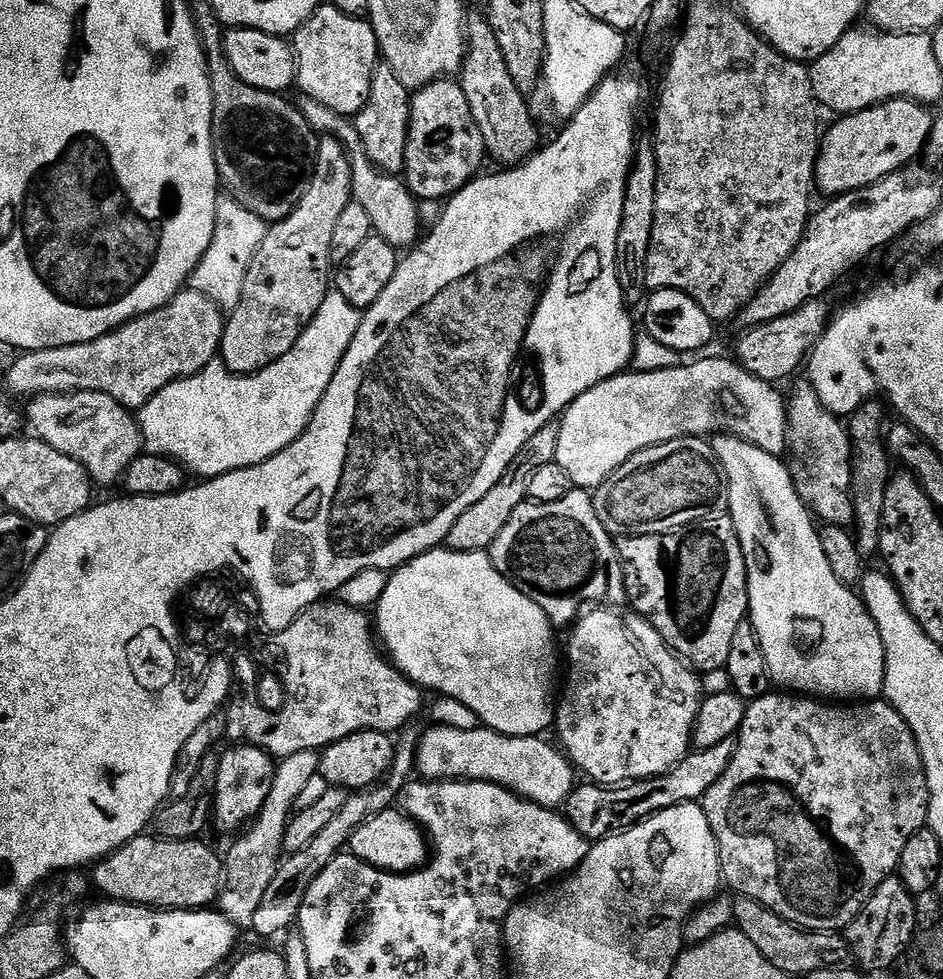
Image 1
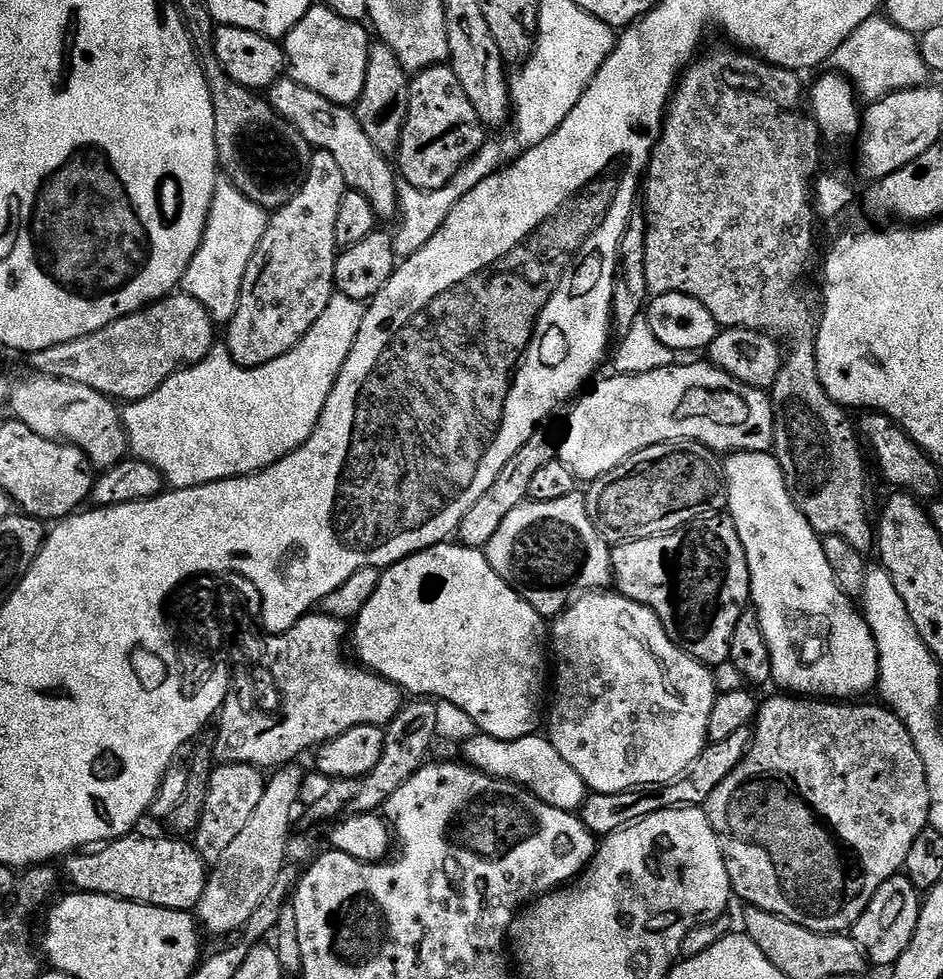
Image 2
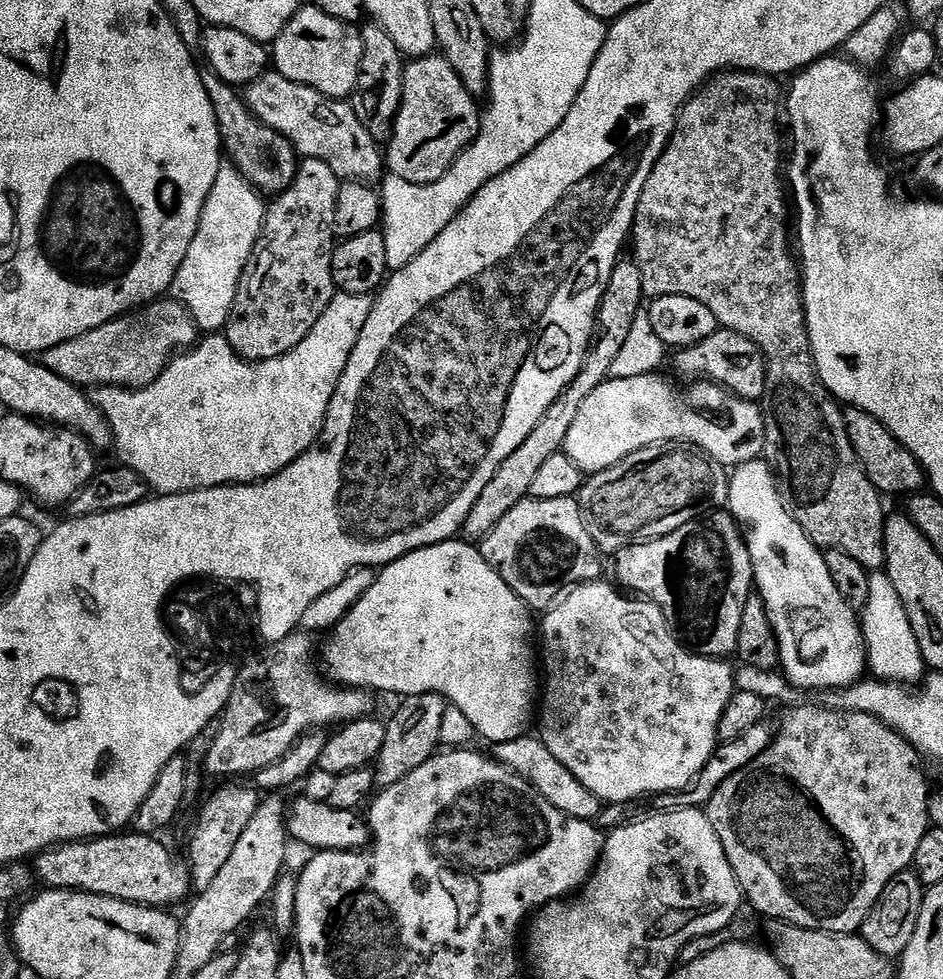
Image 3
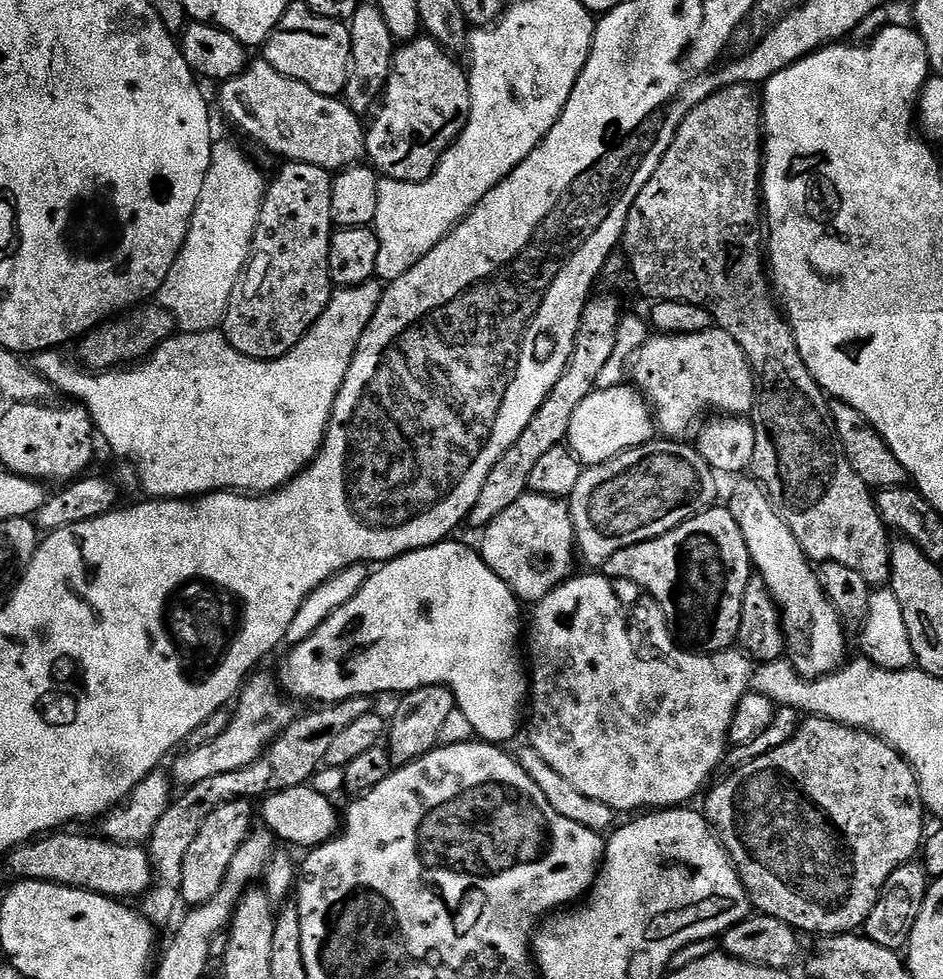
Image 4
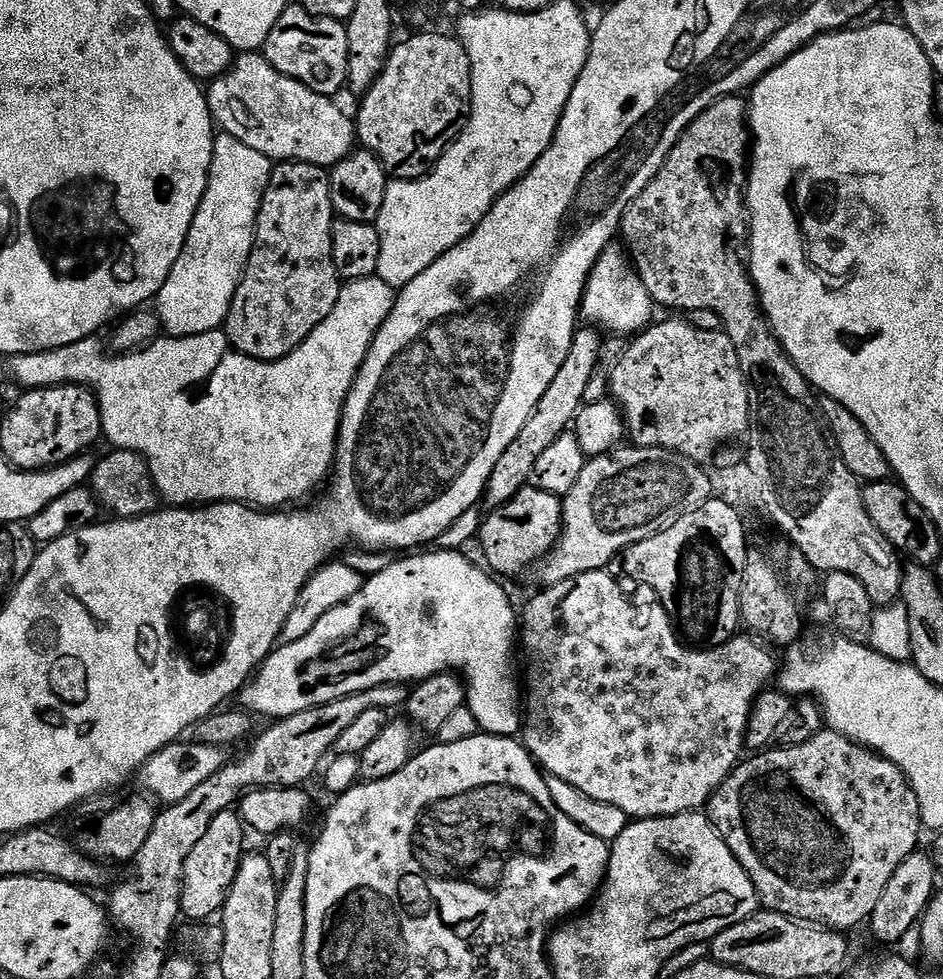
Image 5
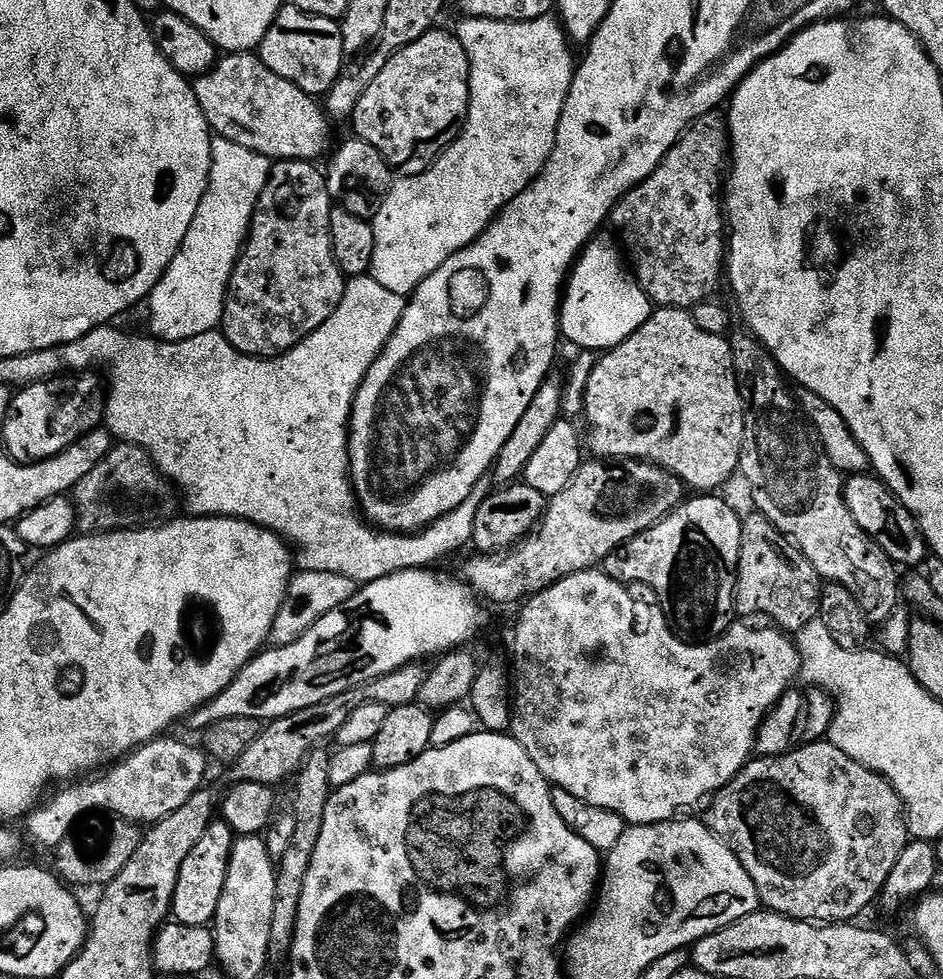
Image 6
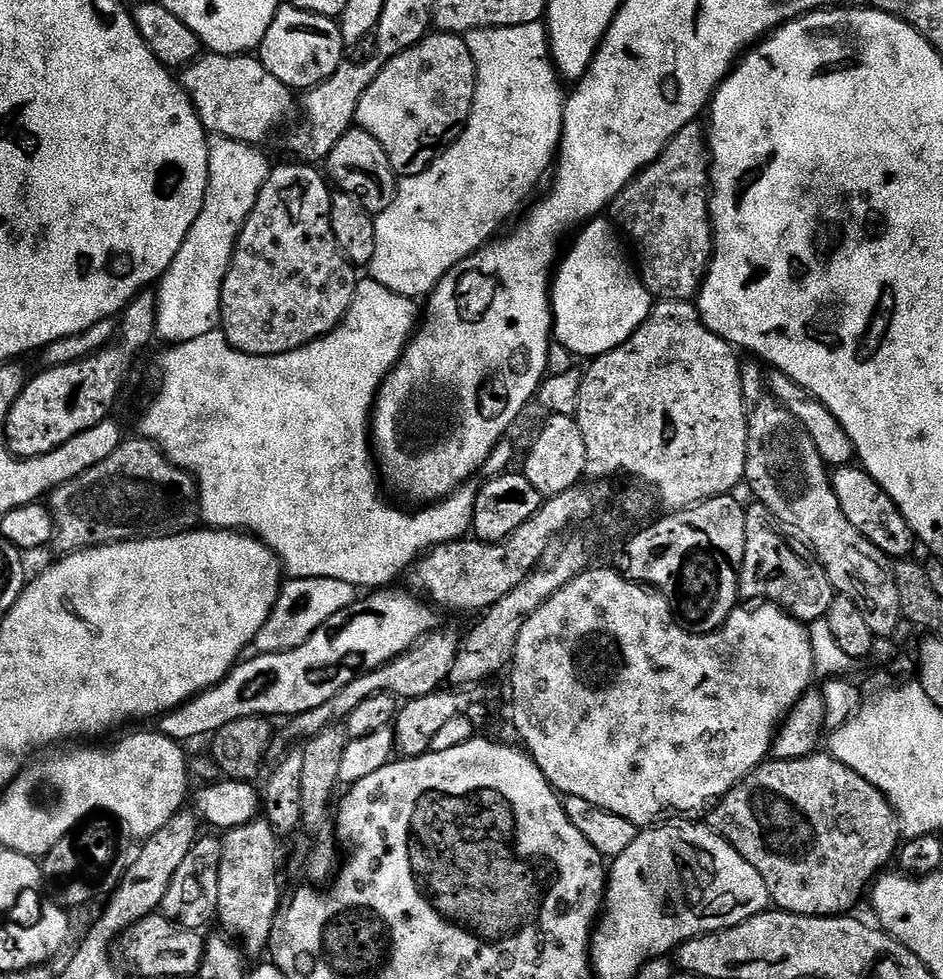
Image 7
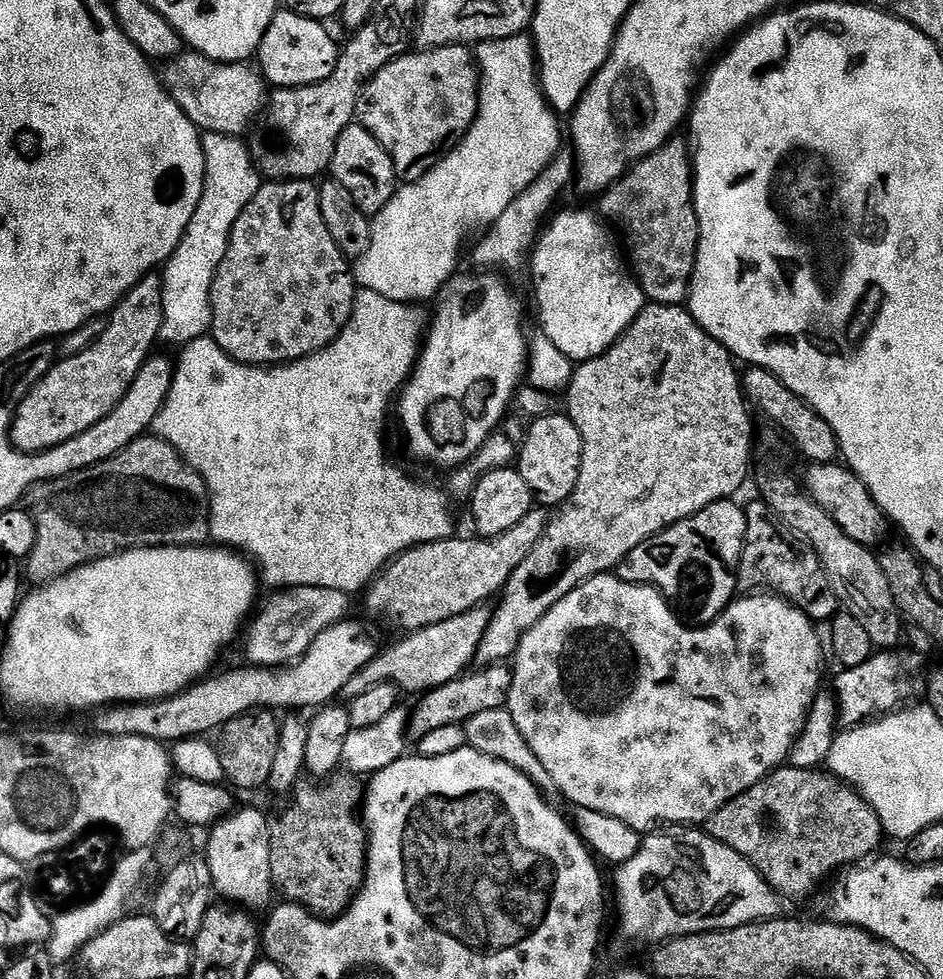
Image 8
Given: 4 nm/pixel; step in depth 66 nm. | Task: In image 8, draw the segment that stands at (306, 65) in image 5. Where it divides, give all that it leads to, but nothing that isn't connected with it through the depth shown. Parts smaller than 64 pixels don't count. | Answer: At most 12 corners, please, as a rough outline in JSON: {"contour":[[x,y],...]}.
{"contour":[[277,11],[259,71],[276,88],[330,78],[340,56],[325,25]]}

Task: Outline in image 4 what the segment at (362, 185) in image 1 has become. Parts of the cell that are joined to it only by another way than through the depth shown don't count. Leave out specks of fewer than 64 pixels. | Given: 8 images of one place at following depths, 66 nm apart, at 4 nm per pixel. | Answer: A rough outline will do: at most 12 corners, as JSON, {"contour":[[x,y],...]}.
{"contour":[[249,63],[219,85],[234,127],[333,174],[365,159],[343,99]]}

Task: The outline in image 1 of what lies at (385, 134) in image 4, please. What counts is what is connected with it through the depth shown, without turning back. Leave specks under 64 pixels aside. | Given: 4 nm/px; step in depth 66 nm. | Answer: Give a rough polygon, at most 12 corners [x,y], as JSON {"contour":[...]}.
{"contour":[[459,79],[415,89],[402,176],[417,201],[476,179],[482,130]]}

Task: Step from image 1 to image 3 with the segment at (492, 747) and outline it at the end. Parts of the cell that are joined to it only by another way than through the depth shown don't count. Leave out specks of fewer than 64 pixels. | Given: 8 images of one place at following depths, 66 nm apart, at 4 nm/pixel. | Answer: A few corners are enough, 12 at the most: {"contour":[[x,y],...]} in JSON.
{"contour":[[535,735],[495,745],[494,759],[562,814],[590,821],[602,801]]}

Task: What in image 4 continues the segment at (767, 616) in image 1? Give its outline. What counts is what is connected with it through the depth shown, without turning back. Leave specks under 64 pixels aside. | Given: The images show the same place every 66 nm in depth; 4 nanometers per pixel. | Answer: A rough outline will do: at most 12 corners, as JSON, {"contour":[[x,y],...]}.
{"contour":[[748,478],[732,517],[807,680],[845,663],[813,561]]}

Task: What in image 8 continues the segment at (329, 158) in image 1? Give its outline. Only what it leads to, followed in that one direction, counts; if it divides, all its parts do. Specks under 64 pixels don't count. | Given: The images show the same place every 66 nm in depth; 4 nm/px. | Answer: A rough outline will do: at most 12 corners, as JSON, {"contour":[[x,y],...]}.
{"contour":[[312,180],[261,183],[212,287],[210,335],[289,364],[358,285]]}

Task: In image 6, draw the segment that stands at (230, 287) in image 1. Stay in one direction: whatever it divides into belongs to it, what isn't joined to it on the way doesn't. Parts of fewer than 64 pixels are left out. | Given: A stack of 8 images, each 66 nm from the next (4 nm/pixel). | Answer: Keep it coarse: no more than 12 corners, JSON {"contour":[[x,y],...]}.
{"contour":[[213,139],[198,214],[146,301],[155,339],[221,327],[273,161]]}

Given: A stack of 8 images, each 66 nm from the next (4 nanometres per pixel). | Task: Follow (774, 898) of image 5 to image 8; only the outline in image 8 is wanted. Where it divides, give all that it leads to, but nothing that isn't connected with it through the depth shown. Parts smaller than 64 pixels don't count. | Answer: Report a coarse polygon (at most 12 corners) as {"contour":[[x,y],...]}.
{"contour":[[777,768],[708,819],[785,901],[867,861],[878,814],[827,770]]}

